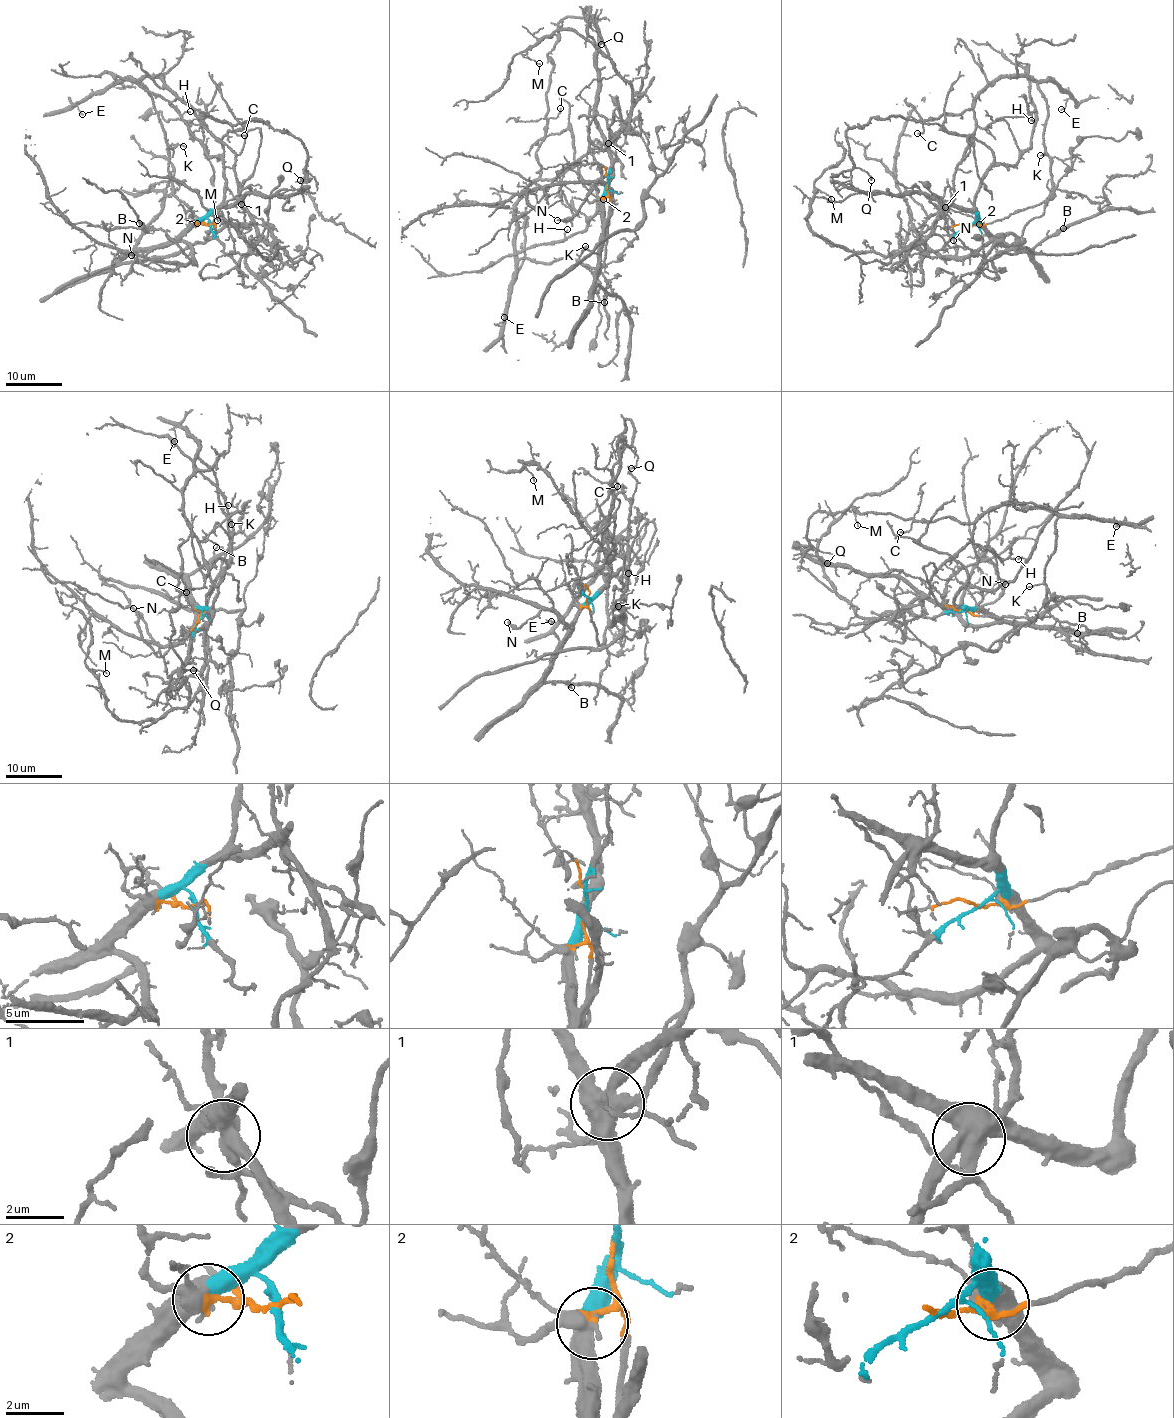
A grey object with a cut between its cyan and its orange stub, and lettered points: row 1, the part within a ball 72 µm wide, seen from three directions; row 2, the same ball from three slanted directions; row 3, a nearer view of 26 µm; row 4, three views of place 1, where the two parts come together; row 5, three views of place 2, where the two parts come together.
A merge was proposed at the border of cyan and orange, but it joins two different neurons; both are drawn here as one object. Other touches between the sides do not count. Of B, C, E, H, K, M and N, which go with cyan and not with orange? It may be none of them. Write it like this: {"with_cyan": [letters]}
{"with_cyan": ["B", "H", "M", "N"]}

